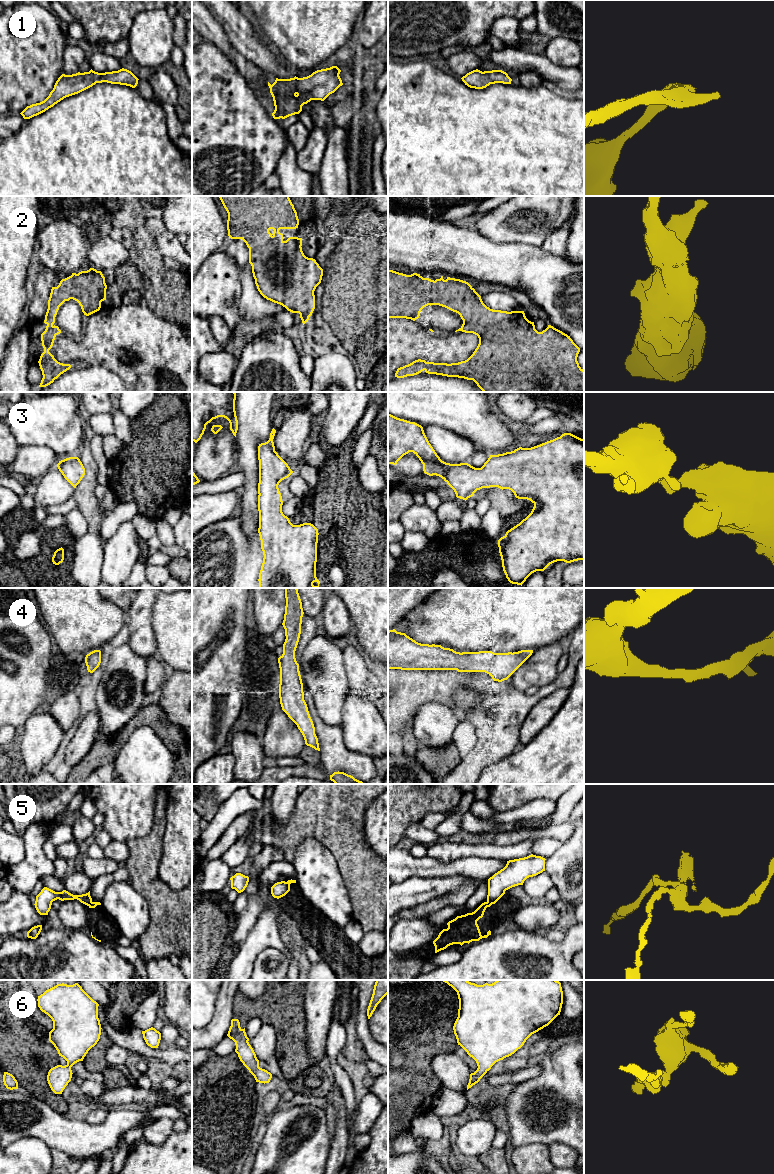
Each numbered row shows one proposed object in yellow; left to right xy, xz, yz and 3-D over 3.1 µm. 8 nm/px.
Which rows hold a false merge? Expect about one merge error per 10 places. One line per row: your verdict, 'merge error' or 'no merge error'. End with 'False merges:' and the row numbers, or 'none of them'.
1: no merge error
2: no merge error
3: no merge error
4: no merge error
5: merge error
6: no merge error
False merges: 5

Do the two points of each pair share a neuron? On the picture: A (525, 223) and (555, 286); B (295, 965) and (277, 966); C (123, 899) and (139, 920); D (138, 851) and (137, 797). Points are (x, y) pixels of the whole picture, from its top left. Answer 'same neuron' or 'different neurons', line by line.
A: different neurons
B: different neurons
C: same neuron
D: different neurons

